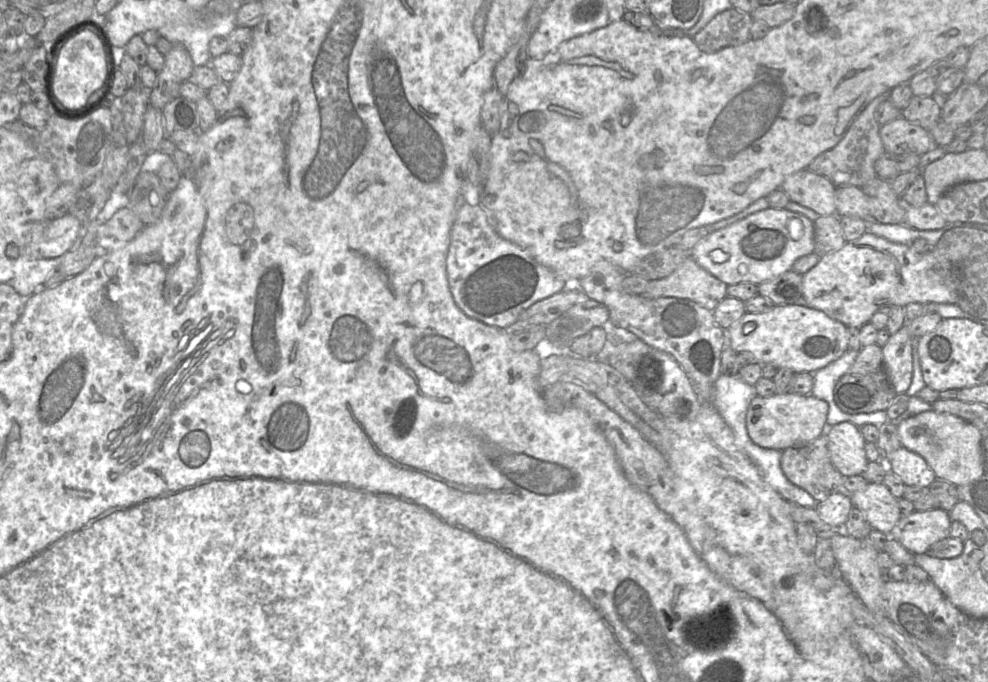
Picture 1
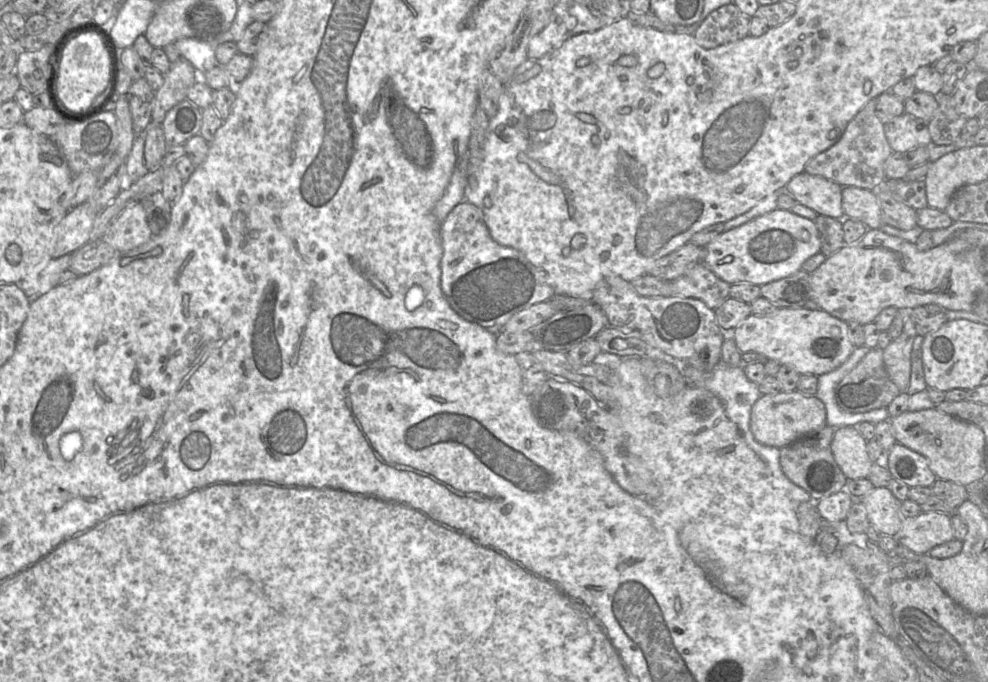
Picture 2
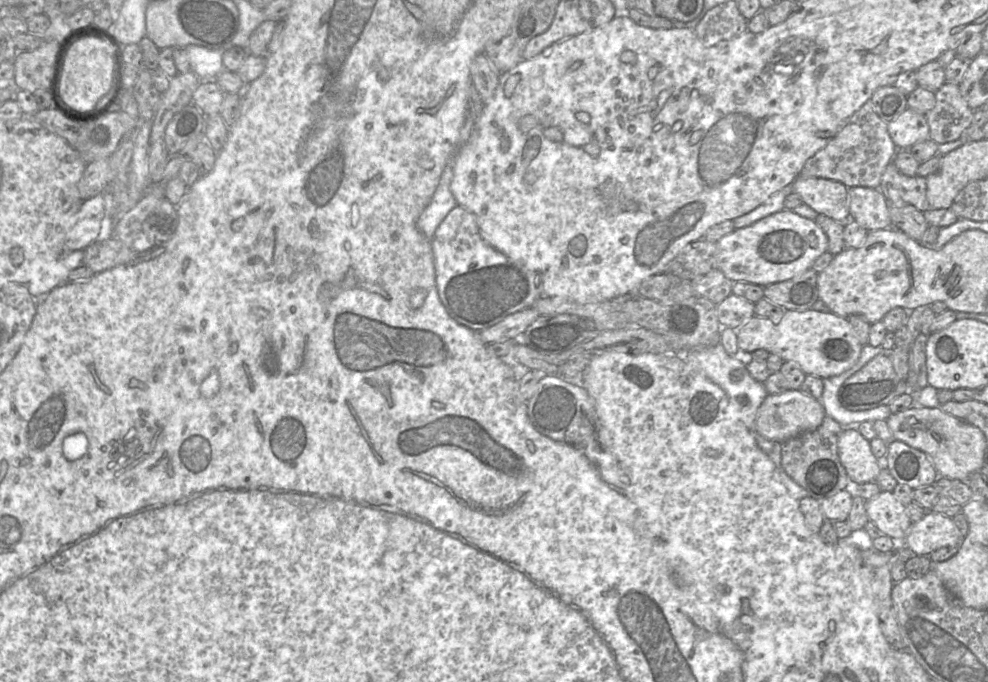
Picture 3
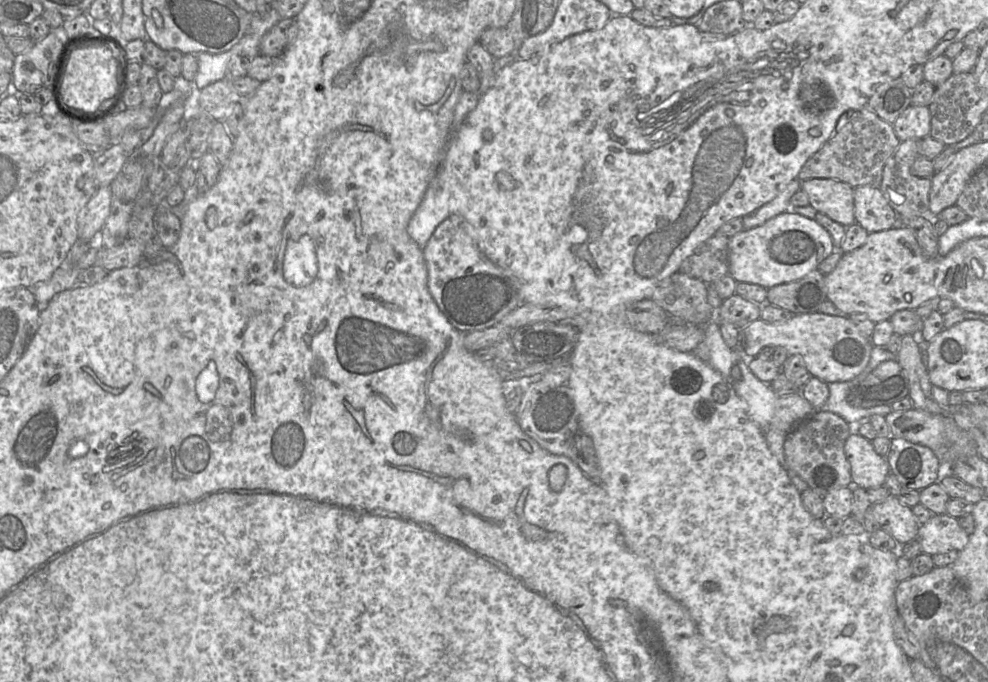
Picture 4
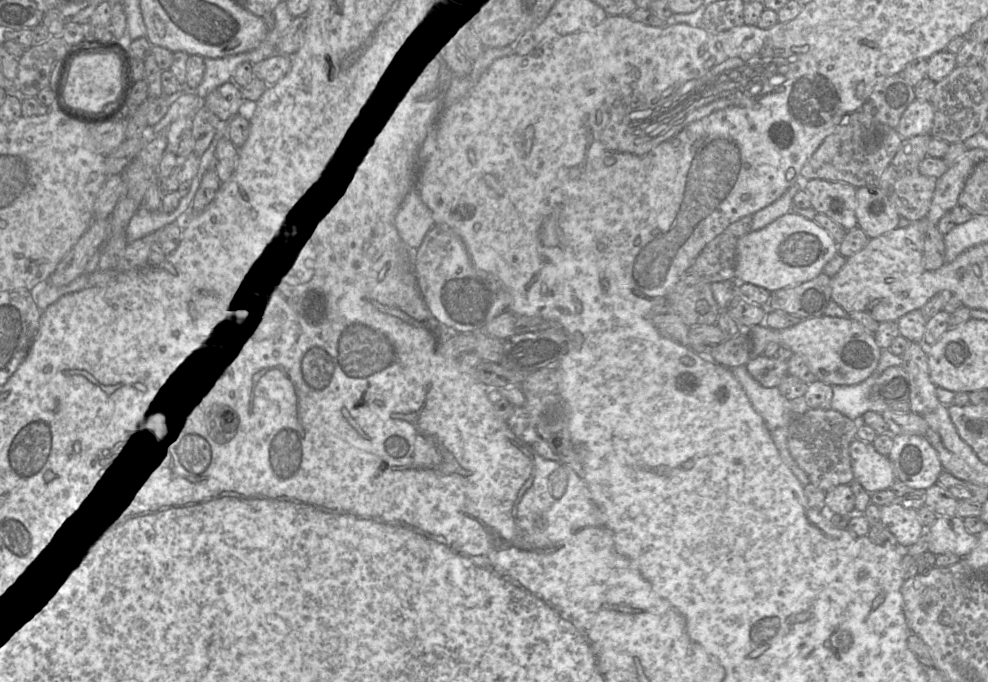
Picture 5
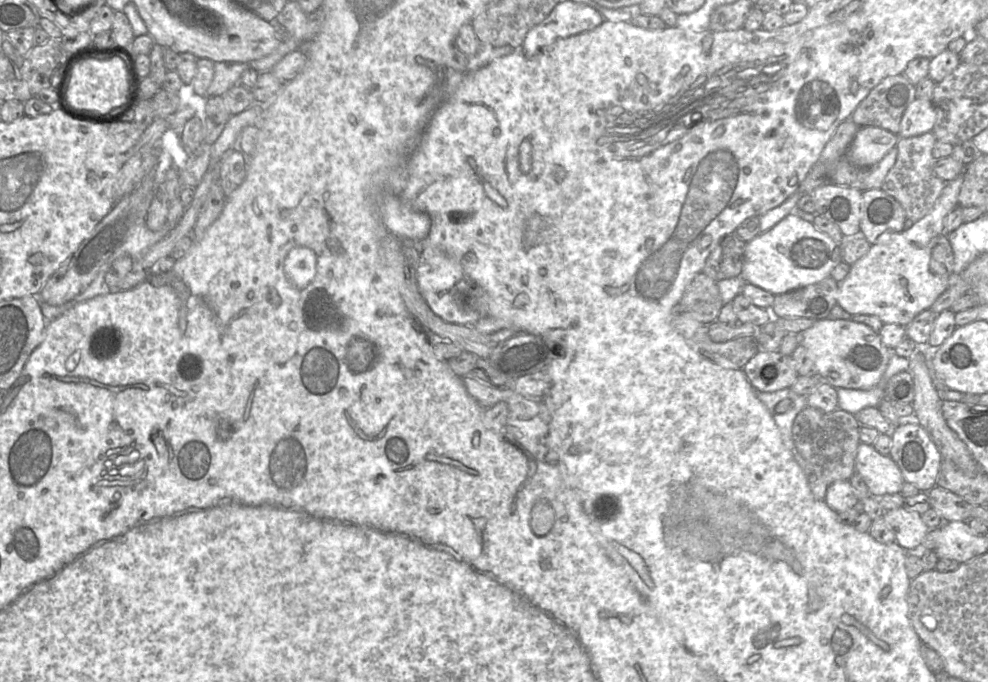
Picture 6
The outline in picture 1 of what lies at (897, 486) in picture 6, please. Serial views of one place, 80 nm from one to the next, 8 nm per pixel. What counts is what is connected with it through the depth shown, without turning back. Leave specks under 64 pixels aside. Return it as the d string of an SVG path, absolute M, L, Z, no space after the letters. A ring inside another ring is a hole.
M841 422L827 427L828 451L834 467L844 476L861 475L868 460L865 453L866 440L860 427Z

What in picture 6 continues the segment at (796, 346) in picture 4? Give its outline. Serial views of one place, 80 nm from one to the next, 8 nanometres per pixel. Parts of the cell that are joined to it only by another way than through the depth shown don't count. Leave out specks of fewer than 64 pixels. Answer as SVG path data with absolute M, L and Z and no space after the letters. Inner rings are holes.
M819 319L814 324L796 334L799 344L804 346L810 353L810 357L815 363L818 375L822 377L823 381L835 388L861 389L867 390L878 385L883 376L892 352L881 341L880 336L869 326L854 322L852 320L843 319Z

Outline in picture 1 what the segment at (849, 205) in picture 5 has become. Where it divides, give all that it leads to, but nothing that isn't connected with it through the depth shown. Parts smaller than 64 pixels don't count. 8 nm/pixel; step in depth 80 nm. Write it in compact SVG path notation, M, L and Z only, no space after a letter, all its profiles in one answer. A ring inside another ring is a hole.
M807 168L791 174L781 185L790 201L815 211L819 216L837 214L836 188L828 178Z

